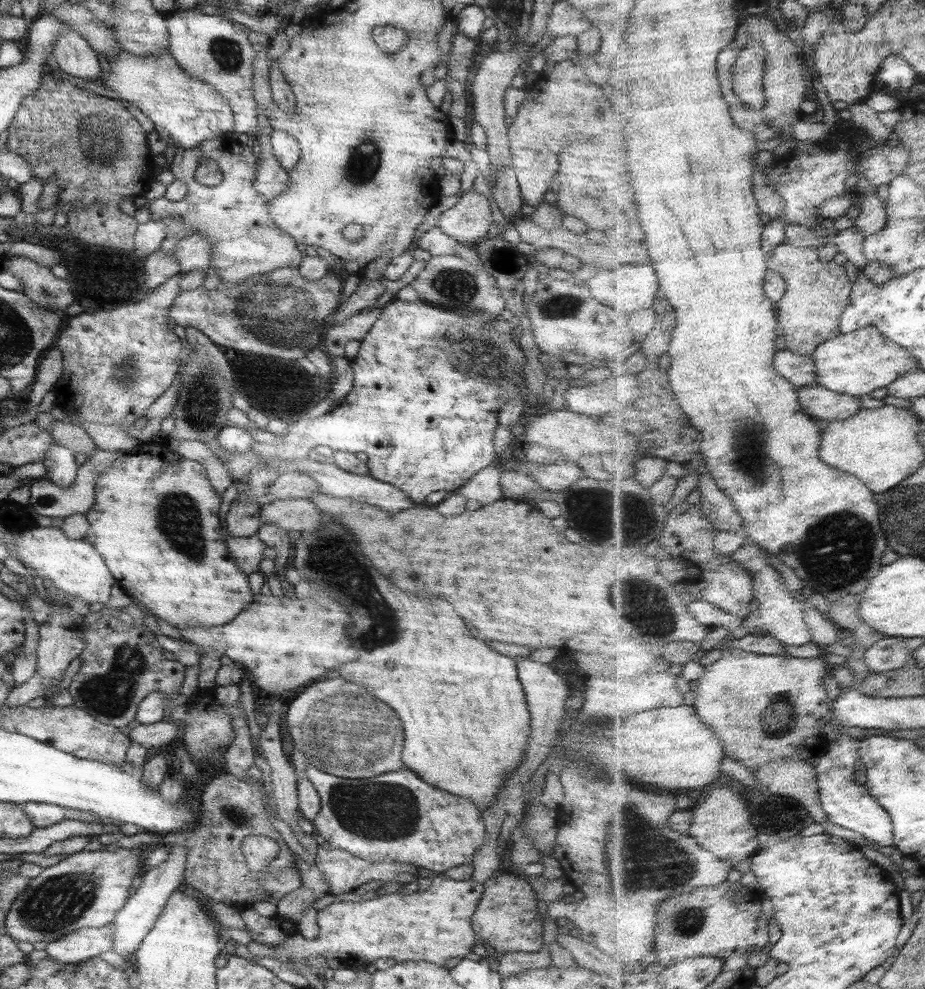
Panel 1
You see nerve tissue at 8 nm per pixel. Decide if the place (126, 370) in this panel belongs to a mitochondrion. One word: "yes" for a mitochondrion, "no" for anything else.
yes

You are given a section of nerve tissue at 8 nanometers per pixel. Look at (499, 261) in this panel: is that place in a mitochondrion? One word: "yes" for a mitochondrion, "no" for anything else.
yes

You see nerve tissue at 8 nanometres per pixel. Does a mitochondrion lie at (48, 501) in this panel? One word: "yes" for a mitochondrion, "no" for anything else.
yes

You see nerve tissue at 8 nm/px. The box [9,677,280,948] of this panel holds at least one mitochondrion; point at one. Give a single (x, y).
(54, 906)

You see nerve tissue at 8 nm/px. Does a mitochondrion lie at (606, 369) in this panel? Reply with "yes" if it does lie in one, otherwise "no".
no

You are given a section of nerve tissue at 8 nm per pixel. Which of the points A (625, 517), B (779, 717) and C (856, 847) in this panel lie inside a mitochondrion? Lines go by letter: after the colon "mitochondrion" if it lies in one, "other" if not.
A: mitochondrion
B: mitochondrion
C: other

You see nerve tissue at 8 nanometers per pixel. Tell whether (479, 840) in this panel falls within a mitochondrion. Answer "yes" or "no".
no

